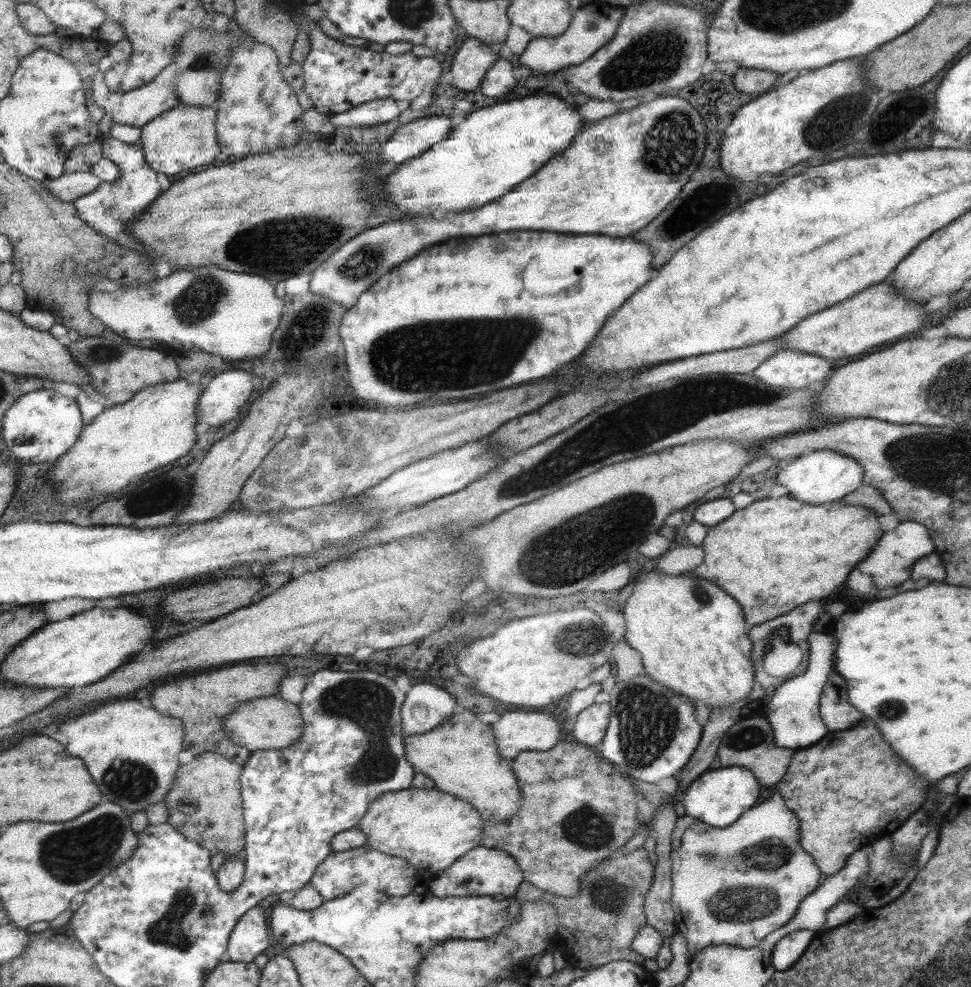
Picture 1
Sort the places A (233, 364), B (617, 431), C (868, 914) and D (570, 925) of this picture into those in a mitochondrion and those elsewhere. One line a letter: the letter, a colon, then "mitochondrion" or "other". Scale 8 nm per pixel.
A: other
B: mitochondrion
C: other
D: other

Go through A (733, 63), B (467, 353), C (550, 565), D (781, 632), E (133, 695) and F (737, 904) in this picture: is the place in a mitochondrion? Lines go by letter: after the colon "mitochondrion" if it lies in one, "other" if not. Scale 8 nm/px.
A: other
B: mitochondrion
C: mitochondrion
D: mitochondrion
E: other
F: mitochondrion

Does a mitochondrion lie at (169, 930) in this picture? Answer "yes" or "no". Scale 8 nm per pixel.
yes

